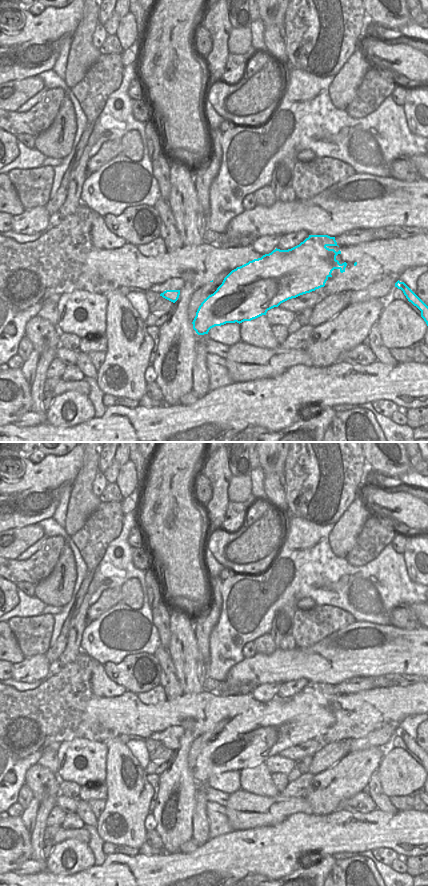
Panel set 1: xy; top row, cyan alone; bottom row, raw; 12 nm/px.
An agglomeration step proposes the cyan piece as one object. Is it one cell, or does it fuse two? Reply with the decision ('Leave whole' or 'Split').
Leave whole.

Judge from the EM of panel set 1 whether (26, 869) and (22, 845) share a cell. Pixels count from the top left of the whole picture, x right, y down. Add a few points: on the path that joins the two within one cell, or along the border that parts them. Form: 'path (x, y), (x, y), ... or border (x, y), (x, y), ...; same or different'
border (31, 857), (13, 871); different

